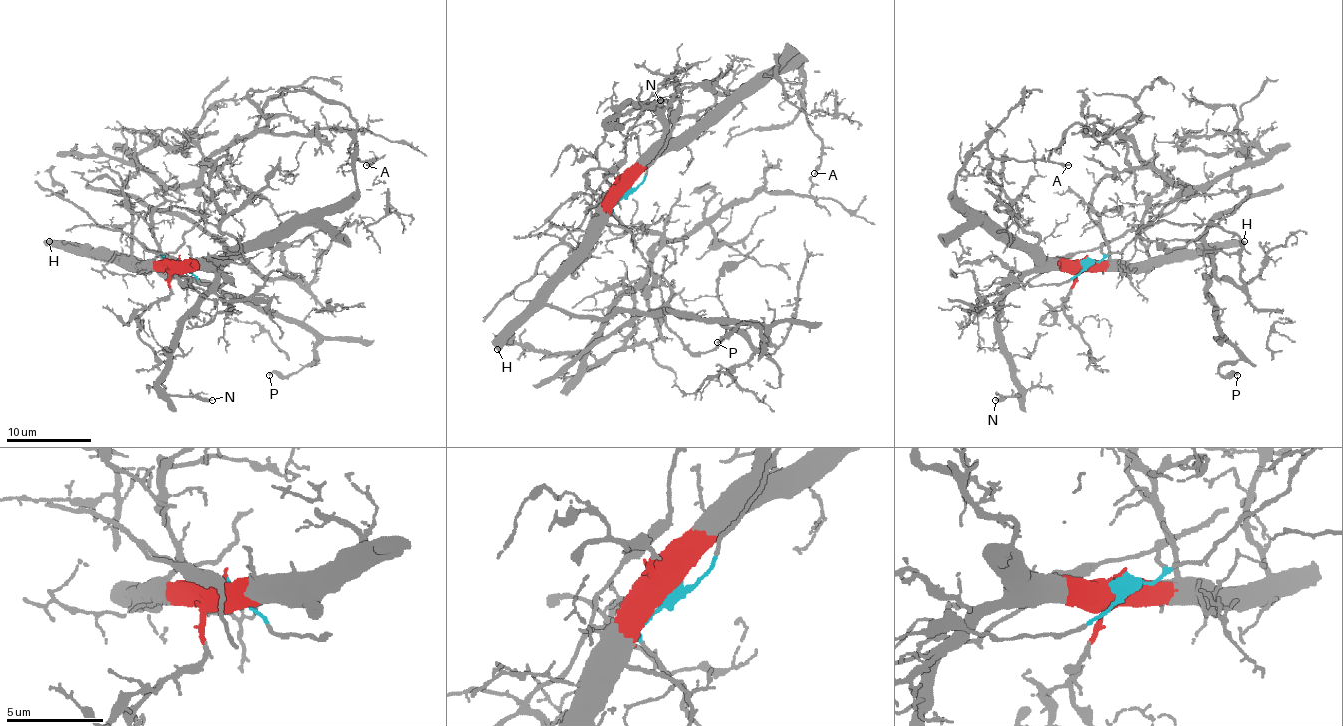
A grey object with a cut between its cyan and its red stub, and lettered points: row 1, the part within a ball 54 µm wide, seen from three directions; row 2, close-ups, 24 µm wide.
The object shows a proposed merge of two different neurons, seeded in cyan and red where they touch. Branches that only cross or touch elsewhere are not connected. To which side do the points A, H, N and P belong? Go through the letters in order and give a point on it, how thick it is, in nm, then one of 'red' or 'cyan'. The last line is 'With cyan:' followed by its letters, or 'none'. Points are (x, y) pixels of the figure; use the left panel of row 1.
A: place (366, 165); calibre 280 nm; red
H: place (49, 241); calibre 600 nm; red
N: place (212, 400); calibre 300 nm; red
P: place (269, 375); calibre 170 nm; red
With cyan: none

